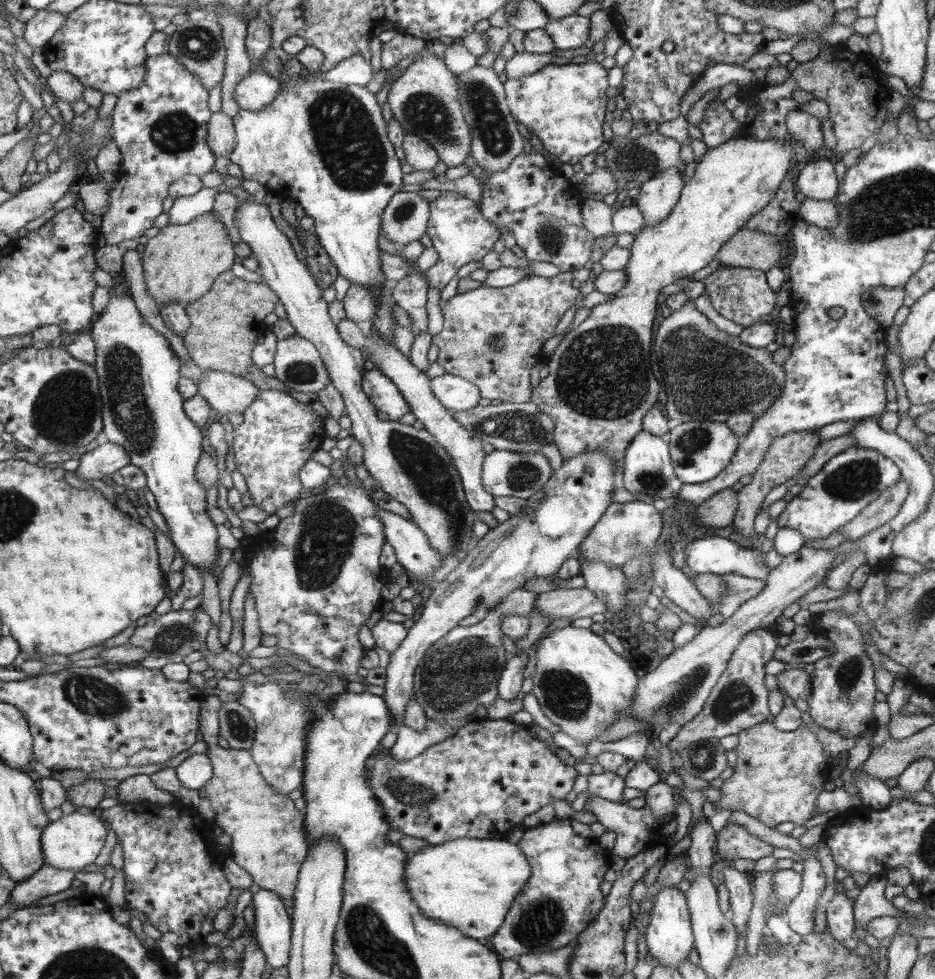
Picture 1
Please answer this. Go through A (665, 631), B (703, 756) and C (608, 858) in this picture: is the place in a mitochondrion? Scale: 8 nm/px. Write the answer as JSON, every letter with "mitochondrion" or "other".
{"A":"other","B":"mitochondrion","C":"other"}

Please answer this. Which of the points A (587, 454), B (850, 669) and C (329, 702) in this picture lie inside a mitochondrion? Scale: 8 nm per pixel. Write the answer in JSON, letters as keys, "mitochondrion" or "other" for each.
{"A":"other","B":"mitochondrion","C":"other"}

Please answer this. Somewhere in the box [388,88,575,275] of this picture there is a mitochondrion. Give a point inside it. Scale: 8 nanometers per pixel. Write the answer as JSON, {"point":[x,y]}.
{"point":[425,112]}

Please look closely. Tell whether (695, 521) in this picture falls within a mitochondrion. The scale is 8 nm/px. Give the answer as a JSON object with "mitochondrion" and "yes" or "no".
{"mitochondrion":"no"}

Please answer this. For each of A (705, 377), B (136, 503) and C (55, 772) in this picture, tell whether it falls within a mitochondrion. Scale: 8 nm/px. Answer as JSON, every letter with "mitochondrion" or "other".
{"A":"mitochondrion","B":"other","C":"other"}

